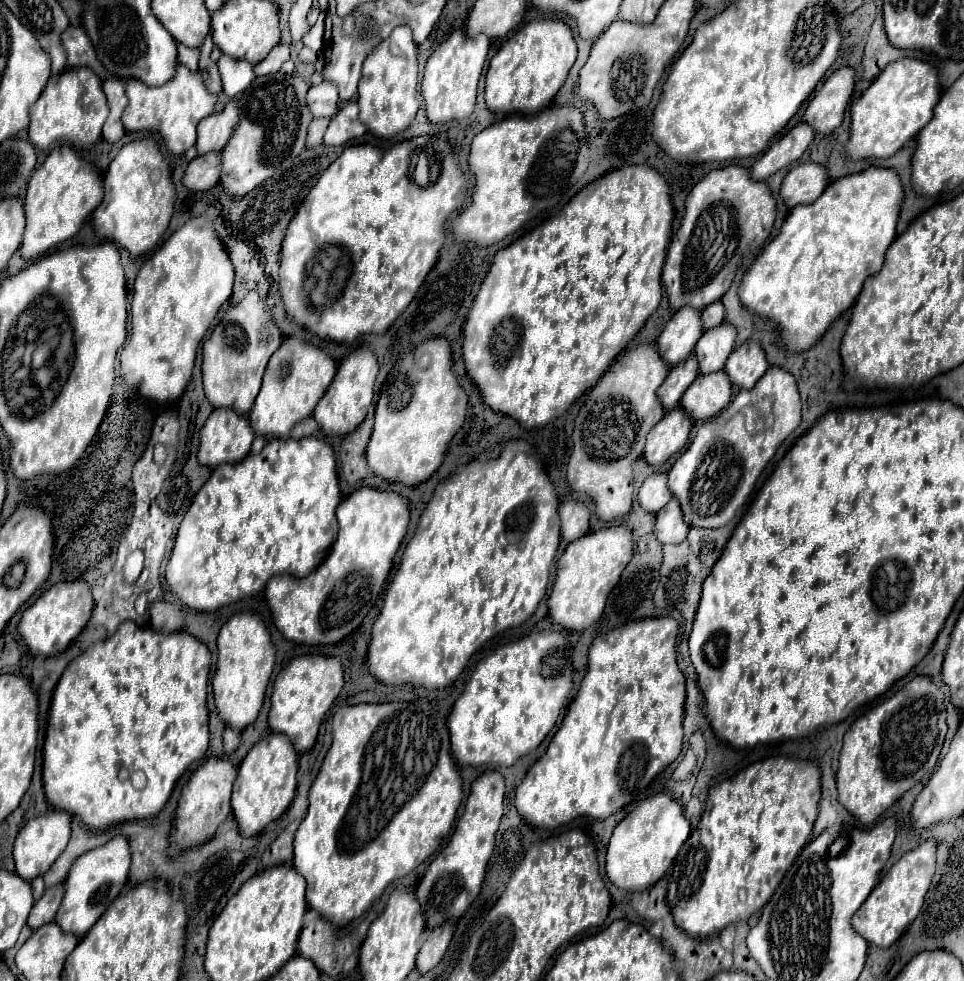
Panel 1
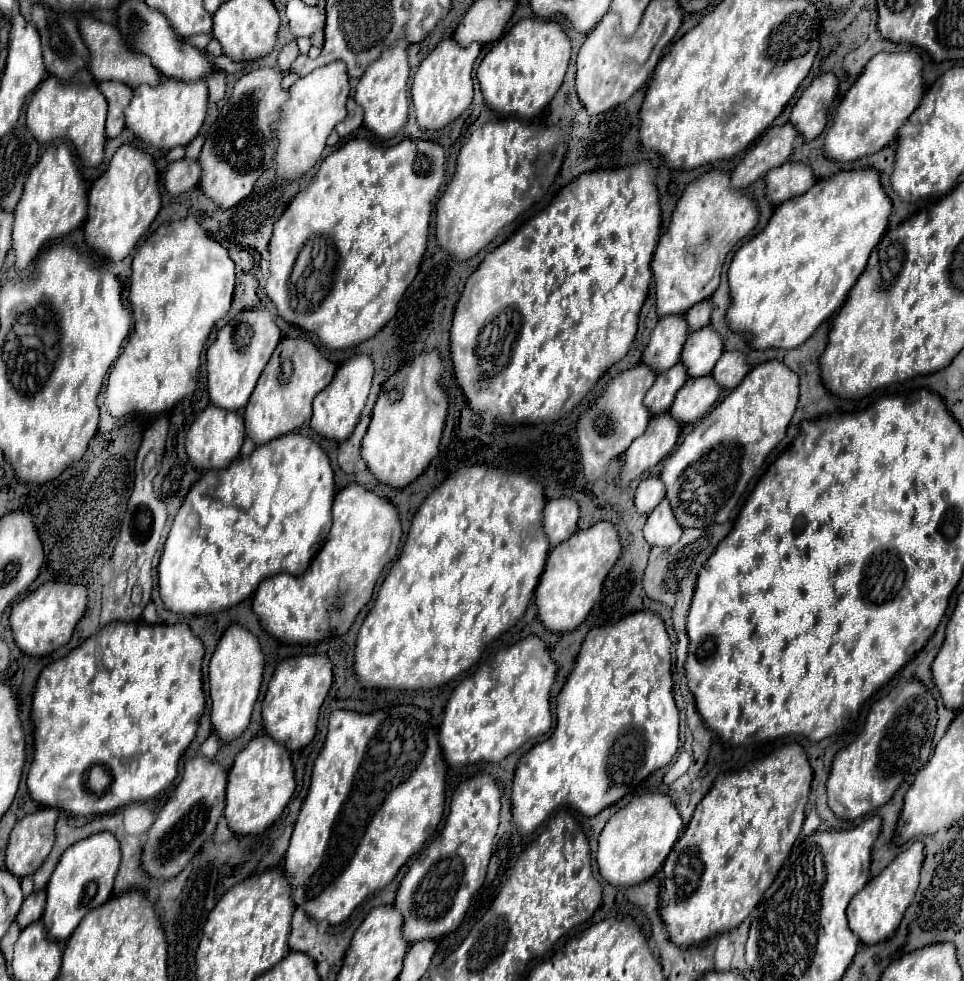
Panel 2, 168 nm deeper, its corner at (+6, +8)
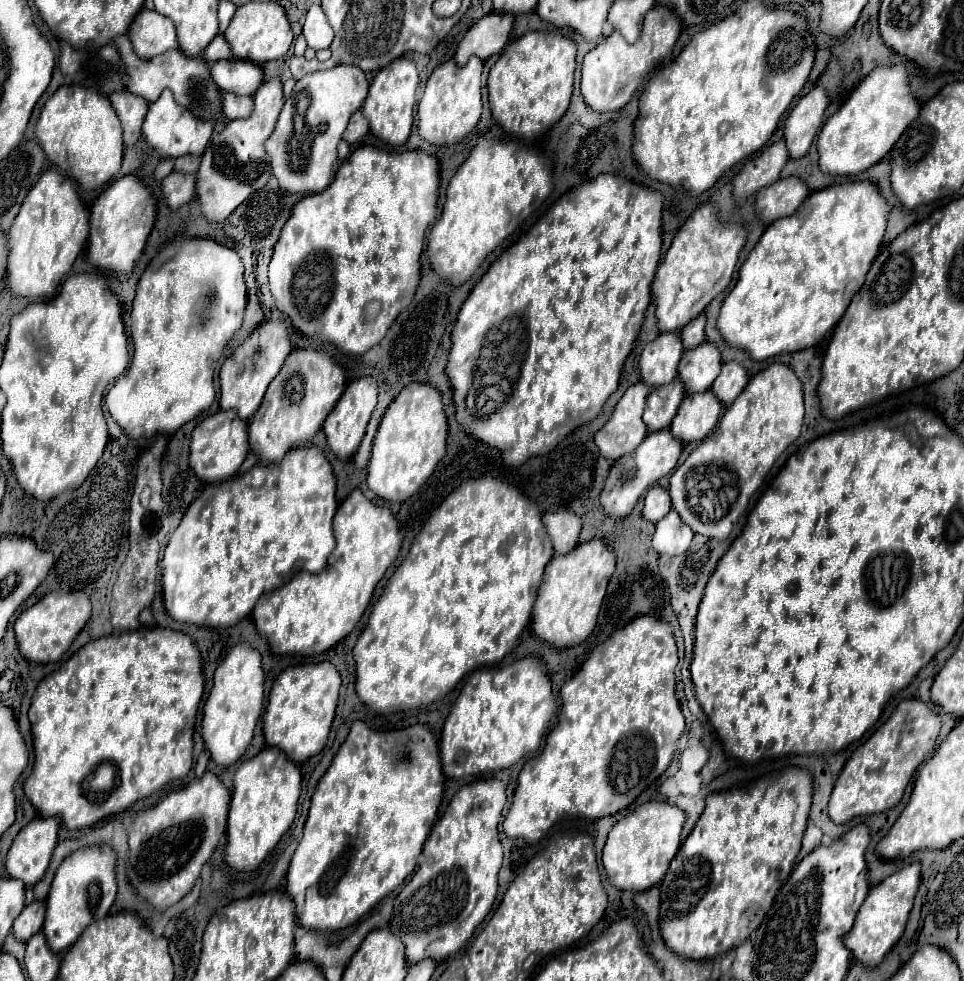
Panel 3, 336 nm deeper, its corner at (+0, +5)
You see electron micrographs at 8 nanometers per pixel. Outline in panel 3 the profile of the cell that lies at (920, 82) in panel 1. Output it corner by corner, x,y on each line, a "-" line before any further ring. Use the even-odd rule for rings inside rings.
878,65
852,91
850,99
826,121
818,135
820,171
828,175
856,175
876,165
918,117
920,105
908,87
904,65

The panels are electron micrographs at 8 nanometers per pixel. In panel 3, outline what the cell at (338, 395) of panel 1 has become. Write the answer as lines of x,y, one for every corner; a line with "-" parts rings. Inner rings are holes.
370,377
356,379
346,387
344,395
340,397
336,407
332,409
332,413
324,421
324,433
326,433
328,445
330,445
330,449
334,451
336,457
350,459
356,453
356,449
360,447
360,441
366,433
366,425
370,421
370,415
376,407
376,397
378,397
378,389
376,389
376,383

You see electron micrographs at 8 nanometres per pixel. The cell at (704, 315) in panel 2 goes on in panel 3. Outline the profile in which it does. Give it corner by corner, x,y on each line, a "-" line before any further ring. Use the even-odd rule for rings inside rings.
704,313
700,317
696,317
696,321
690,321
682,331
680,331
680,339
684,349
694,349
696,345
704,343
704,325
706,325
706,317

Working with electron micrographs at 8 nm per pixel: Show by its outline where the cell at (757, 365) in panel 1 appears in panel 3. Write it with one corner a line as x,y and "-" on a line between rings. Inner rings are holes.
730,361
730,363
722,365
722,371
716,377
716,381
712,383
710,391
716,393
716,397
718,397
720,403
730,405
744,391
746,385
748,385
748,373
746,373
746,369
740,363

